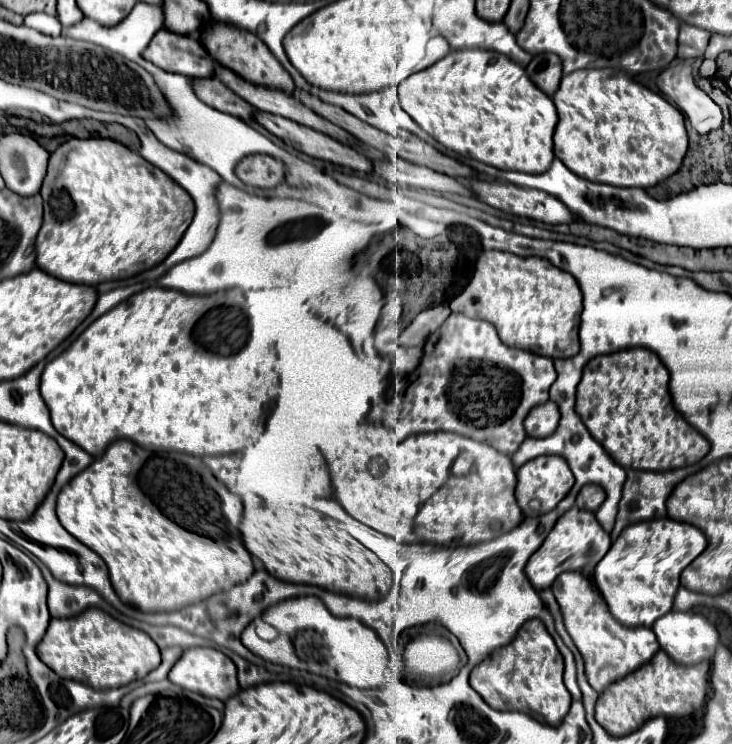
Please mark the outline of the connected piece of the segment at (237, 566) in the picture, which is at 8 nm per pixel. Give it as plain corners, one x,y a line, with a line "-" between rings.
126,439
114,441
100,459
96,459
88,469
84,469
80,475
76,475
60,491
58,505
56,505
56,515
62,523
62,527
70,535
74,535
80,543
90,547
92,551
96,551
104,559
104,563
108,565
108,571
110,571
112,587
118,593
118,597
122,599
122,603
132,605
140,611
176,611
176,609
182,609
186,605
206,601
208,597
212,597
212,595
216,595
224,589
230,589
232,585
242,585
254,573
252,557
244,549
242,537
240,537
240,531
238,531
238,525
240,525
240,519
242,519
242,501
240,501
240,497
230,493
226,489
226,485
220,483
212,475
212,471
204,465
204,461
200,457
194,457
194,455
188,455
188,453
154,453
154,451
148,451
148,449
138,449
132,441
126,441

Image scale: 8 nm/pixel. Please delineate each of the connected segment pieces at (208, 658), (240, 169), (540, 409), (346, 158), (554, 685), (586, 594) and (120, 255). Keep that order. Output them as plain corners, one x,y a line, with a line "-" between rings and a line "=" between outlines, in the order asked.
192,647
192,649
184,651
182,657
170,669
168,679
182,689
188,689
192,693
200,693
204,697
220,699
220,701
226,701
228,697
232,697
240,691
240,685
236,679
236,665
224,653
210,649
210,647
=
252,155
252,157
244,157
236,165
236,175
246,185
268,189
268,187
276,187
278,183
284,181
286,169
274,157
268,157
268,155
=
548,401
544,405
538,405
534,407
526,421
524,421
524,427
526,427
526,433
530,437
548,437
556,431
558,427
558,421
560,421
560,411
558,411
558,405
554,401
=
258,109
254,111
254,121
260,123
266,131
276,135
278,139
282,139
286,145
294,147
296,151
302,151
310,157
324,159
324,161
330,161
330,163
336,163
342,167
372,173
372,161
370,159
362,157
360,153
356,153
348,145
342,145
336,139
326,137
320,131
308,129
304,125
298,125
298,123
284,119
284,117
278,117
278,115
262,113
=
532,619
522,625
514,641
506,647
496,649
482,663
478,663
470,673
470,685
480,693
480,697
496,711
520,711
540,723
556,727
562,723
570,709
570,693
562,681
564,661
548,635
540,619
=
562,573
552,583
550,589
560,605
560,611
564,617
564,627
584,659
584,671
586,671
588,683
598,693
604,691
610,683
614,683
614,681
626,677
628,673
636,671
638,667
642,667
660,649
652,629
620,625
610,615
606,601
602,599
602,595
596,593
598,589
592,587
588,577
584,577
580,573
=
102,137
70,139
50,155
42,199
44,223
36,239
36,265
56,279
84,285
126,279
152,269
180,243
194,217
192,199
176,181
122,143

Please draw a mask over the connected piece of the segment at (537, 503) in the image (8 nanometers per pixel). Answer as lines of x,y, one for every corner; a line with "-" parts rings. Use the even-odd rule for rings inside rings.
558,455
536,457
518,469
516,499
526,517
538,517
552,511
568,495
572,485
574,485
574,475
568,463
564,461
564,457
558,457

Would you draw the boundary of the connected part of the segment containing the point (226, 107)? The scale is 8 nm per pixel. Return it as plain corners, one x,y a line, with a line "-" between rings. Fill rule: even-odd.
192,77
192,89
196,89
196,95
206,105
212,105
214,109
240,117
244,121
252,121
254,107
250,103
246,103
244,99
240,99
236,93
232,93
220,79
204,77
204,81
196,81

